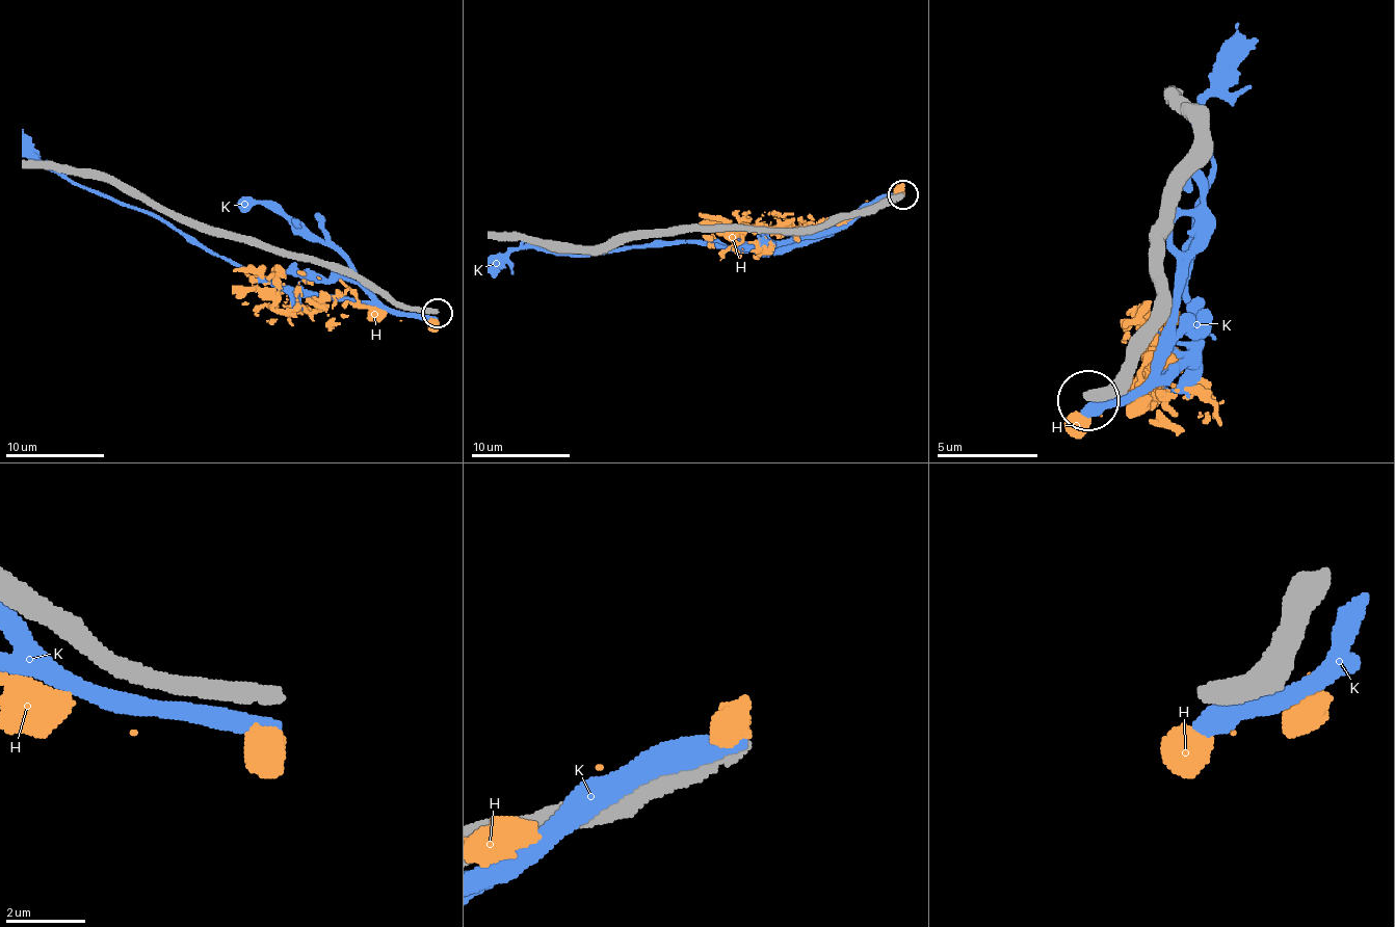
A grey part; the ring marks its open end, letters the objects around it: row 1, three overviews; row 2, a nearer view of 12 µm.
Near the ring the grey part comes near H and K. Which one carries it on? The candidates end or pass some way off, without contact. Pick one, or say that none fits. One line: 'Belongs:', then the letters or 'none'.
Belongs: none

